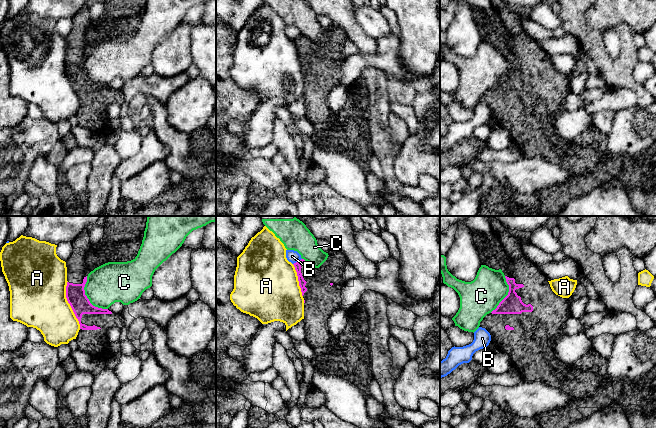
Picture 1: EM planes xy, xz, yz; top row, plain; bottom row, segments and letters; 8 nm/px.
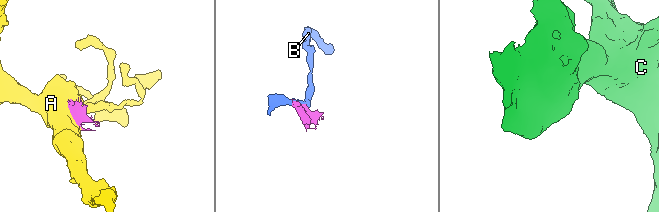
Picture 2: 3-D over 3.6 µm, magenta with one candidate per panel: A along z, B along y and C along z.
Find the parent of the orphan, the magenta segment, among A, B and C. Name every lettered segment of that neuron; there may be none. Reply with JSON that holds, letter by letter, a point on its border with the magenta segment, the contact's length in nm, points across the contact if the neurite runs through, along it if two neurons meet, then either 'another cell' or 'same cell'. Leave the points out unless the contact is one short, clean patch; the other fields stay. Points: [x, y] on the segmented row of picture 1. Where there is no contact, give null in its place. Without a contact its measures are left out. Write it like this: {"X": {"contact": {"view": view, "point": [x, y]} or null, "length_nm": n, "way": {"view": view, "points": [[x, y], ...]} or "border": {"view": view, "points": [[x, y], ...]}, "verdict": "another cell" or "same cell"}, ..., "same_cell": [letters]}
{"A": {"contact": {"view": "xy", "point": [70, 305]}, "length_nm": 400, "verdict": "another cell"}, "B": {"contact": {"view": "xz", "point": [297, 261]}, "length_nm": 90, "border": {"view": "xz", "points": [[301, 258], [293, 264]]}, "verdict": "another cell"}, "C": {"contact": {"view": "xy", "point": [87, 298]}, "length_nm": 320, "verdict": "another cell"}, "same_cell": []}

